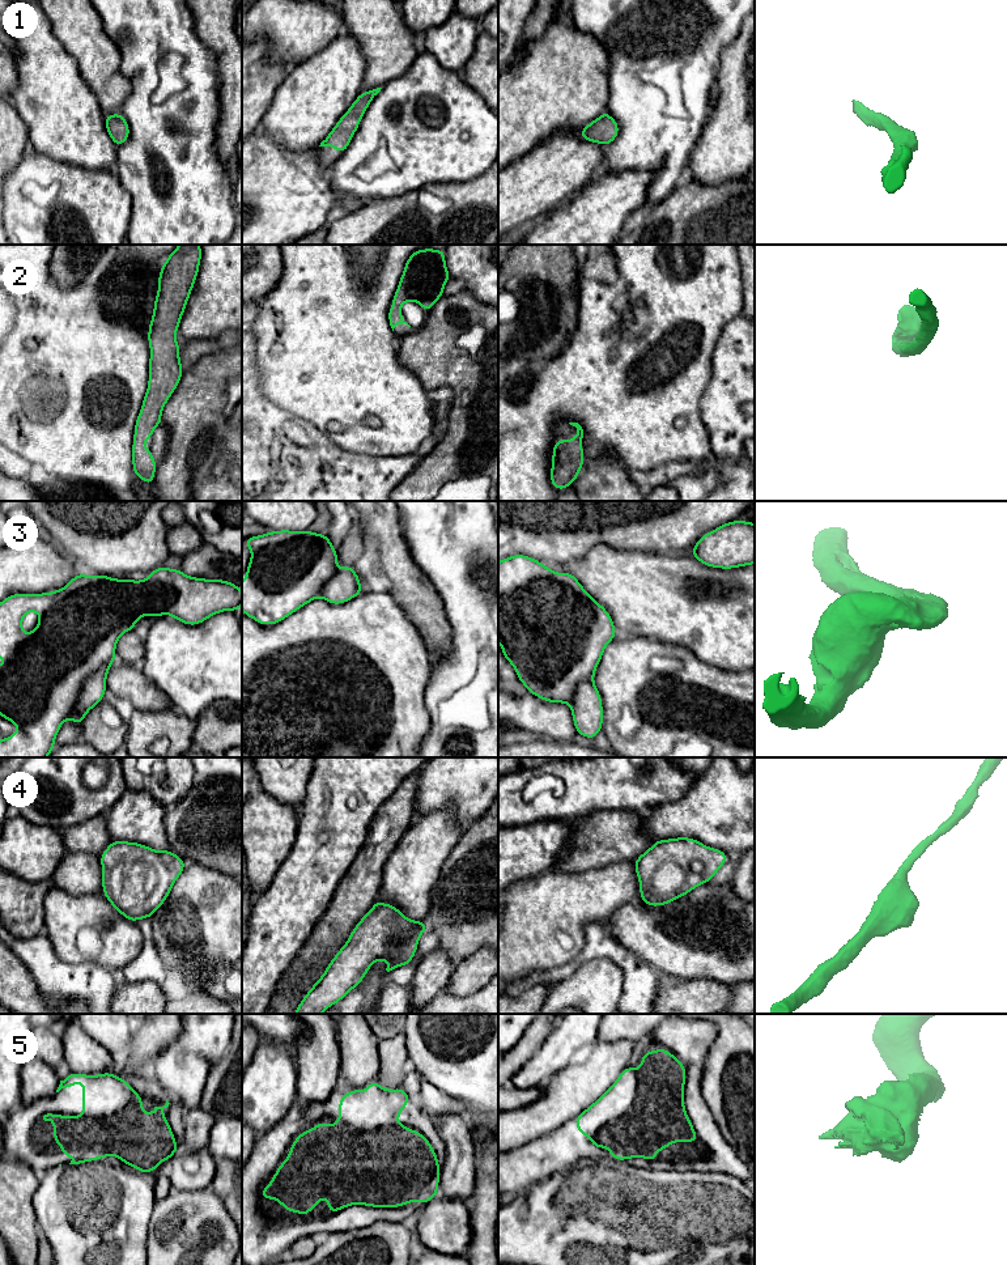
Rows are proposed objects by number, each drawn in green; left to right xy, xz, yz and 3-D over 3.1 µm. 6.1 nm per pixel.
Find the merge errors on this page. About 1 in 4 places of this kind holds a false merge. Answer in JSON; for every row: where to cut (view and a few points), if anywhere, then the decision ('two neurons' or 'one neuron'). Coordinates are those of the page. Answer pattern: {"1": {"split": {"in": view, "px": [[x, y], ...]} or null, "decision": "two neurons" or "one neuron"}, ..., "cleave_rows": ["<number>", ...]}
{"1": {"split": null, "decision": "one neuron"}, "2": {"split": null, "decision": "one neuron"}, "3": {"split": {"in": "xy", "px": [[111, 661], [94, 670], [85, 679], [68, 716]]}, "decision": "two neurons"}, "4": {"split": null, "decision": "one neuron"}, "5": {"split": null, "decision": "one neuron"}, "cleave_rows": ["3"]}

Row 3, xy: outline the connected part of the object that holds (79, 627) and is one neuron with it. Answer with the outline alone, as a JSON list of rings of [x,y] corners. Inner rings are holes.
[[[166,566],[156,568],[146,580],[140,581],[128,578],[115,580],[102,574],[86,576],[78,573],[60,590],[42,594],[10,594],[0,602],[0,655],[4,658],[3,666],[0,667],[0,716],[14,723],[18,727],[18,731],[0,740],[0,757],[47,757],[55,747],[55,738],[63,722],[69,717],[77,701],[78,692],[85,679],[106,663],[116,661],[115,648],[119,637],[126,632],[133,631],[133,627],[140,617],[152,615],[158,619],[167,611],[169,617],[174,617],[187,625],[197,625],[218,612],[238,611],[241,607],[242,591],[238,589],[238,585],[224,580],[188,577],[180,569],[170,569]],[[31,611],[39,614],[39,621],[31,633],[24,633],[22,617]]]

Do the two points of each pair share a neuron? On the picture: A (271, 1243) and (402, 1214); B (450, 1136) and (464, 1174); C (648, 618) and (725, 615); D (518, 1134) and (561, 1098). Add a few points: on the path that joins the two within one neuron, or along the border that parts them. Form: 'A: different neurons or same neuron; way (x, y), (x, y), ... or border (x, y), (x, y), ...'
A: same neuron; way (304, 1223), (326, 1222), (340, 1213), (369, 1213)
B: same neuron; way (459, 1145), (460, 1164)
C: same neuron; way (667, 615), (705, 615)
D: same neuron; way (529, 1124), (542, 1117), (551, 1108)

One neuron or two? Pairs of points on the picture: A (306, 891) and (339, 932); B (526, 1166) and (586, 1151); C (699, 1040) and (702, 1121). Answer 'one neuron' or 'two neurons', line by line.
A: two neurons
B: one neuron
C: one neuron

